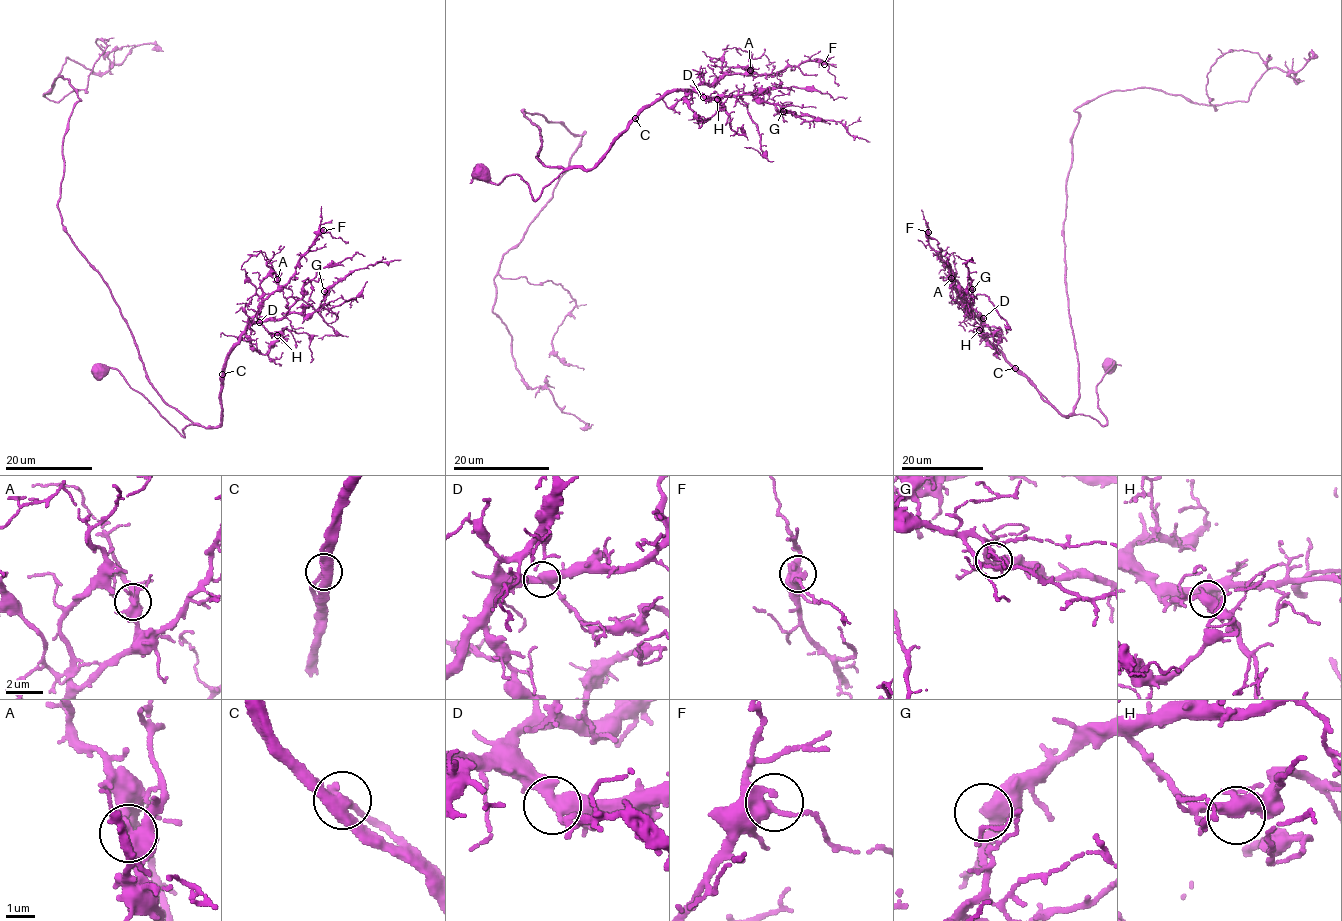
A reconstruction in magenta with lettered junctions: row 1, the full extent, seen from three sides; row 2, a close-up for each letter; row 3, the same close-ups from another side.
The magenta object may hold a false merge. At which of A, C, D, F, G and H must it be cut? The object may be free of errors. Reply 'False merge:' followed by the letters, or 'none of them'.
False merge: none of them

